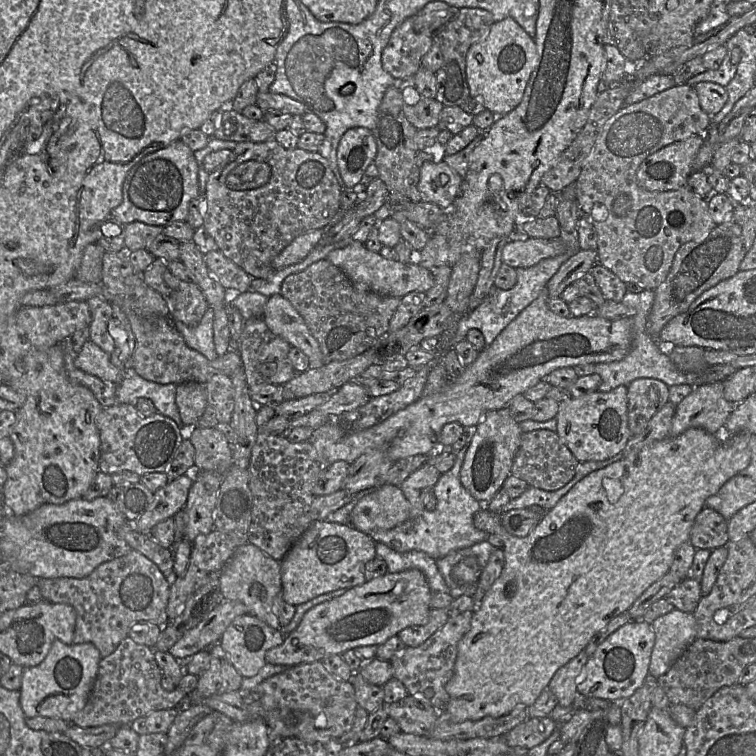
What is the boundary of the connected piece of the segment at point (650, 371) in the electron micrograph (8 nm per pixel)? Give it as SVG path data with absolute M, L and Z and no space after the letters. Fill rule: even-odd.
M645 289L636 294L628 291L625 293L621 303L636 311L636 314L632 318L631 348L622 360L595 364L595 374L598 374L601 377L598 391L609 392L620 385L627 386L632 381L639 378L658 379L669 387L684 384L697 387L702 384L724 381L737 370L735 367L726 364L710 366L700 373L685 373L678 370L671 362L667 348L664 348L663 345L646 332L646 321L653 305L654 296L654 291Z

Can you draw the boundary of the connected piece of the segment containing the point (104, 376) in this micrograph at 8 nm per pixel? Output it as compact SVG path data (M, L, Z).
M91 340L84 343L74 360L74 365L104 382L119 384L123 379L124 371L114 366L110 362L109 354Z

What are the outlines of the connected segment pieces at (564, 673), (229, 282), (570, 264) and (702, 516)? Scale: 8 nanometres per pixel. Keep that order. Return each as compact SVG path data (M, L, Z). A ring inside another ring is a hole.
M583 649L553 675L547 688L556 696L558 705L562 707L572 706L575 697L581 695L577 692L577 684L588 659L589 656Z
M220 250L204 254L204 261L210 273L229 293L245 292L250 289L252 277L225 257Z
M579 250L564 262L556 274L547 282L550 298L560 297L564 289L584 274L590 272L597 263L596 250Z
M704 507L695 517L689 541L696 549L727 546L730 542L728 521L714 509Z

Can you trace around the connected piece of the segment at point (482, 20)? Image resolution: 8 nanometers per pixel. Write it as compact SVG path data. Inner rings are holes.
M461 8L458 16L444 26L444 30L435 33L434 41L437 42L443 54L443 64L435 72L437 79L437 92L435 99L444 106L460 106L470 96L466 76L466 58L470 47L494 24L493 15L481 8Z

